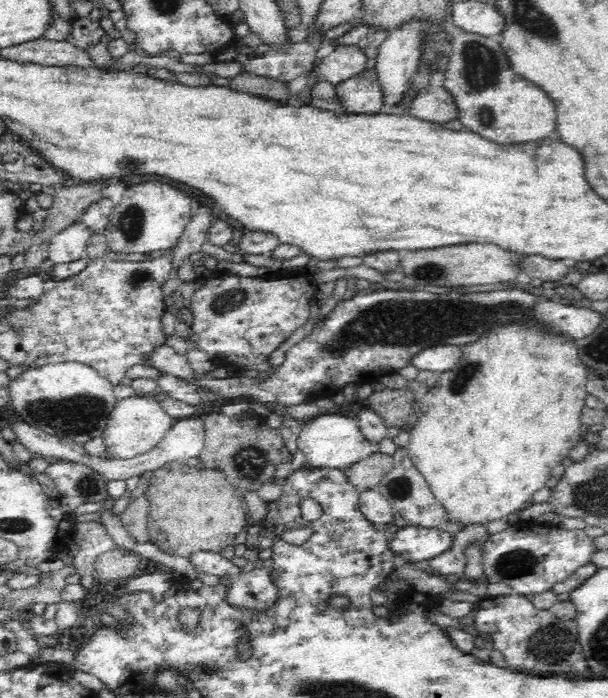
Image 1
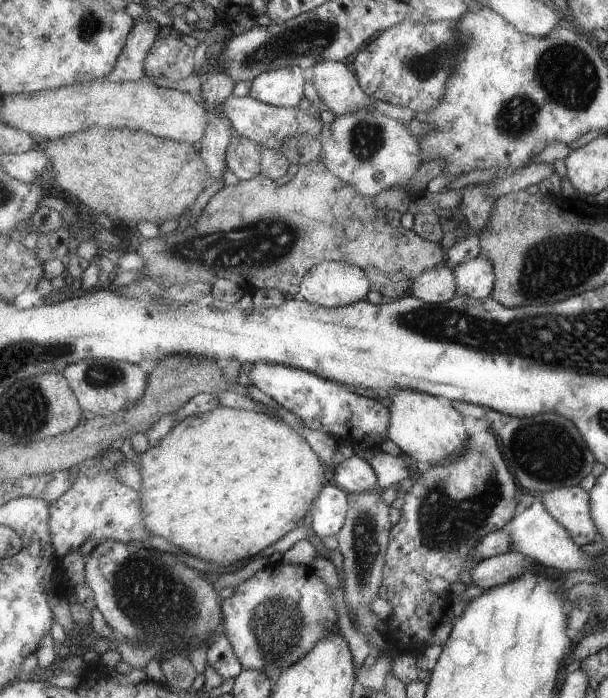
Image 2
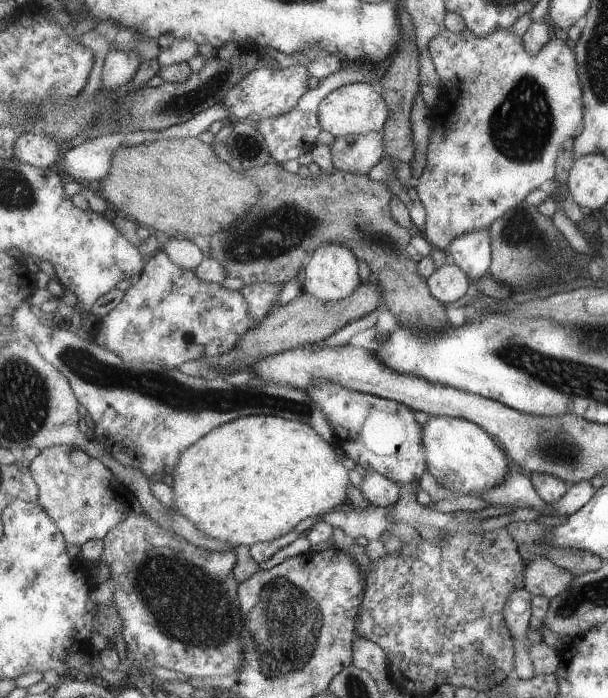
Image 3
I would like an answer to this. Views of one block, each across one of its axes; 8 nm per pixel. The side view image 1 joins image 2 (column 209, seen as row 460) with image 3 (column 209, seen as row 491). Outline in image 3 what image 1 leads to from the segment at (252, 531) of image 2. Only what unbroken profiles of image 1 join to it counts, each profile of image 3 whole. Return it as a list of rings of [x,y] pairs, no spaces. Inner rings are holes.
[[[250,415],[246,418],[223,424],[204,438],[201,438],[194,446],[181,453],[179,463],[173,474],[173,505],[176,505],[181,516],[191,521],[205,537],[219,540],[222,543],[233,544],[235,547],[241,545],[250,547],[258,542],[273,542],[273,540],[278,540],[294,531],[295,526],[301,520],[309,517],[321,518],[325,513],[329,513],[332,509],[341,506],[348,499],[349,470],[339,462],[339,456],[337,456],[335,448],[336,445],[327,443],[311,426],[300,421],[289,421],[272,415]]]

